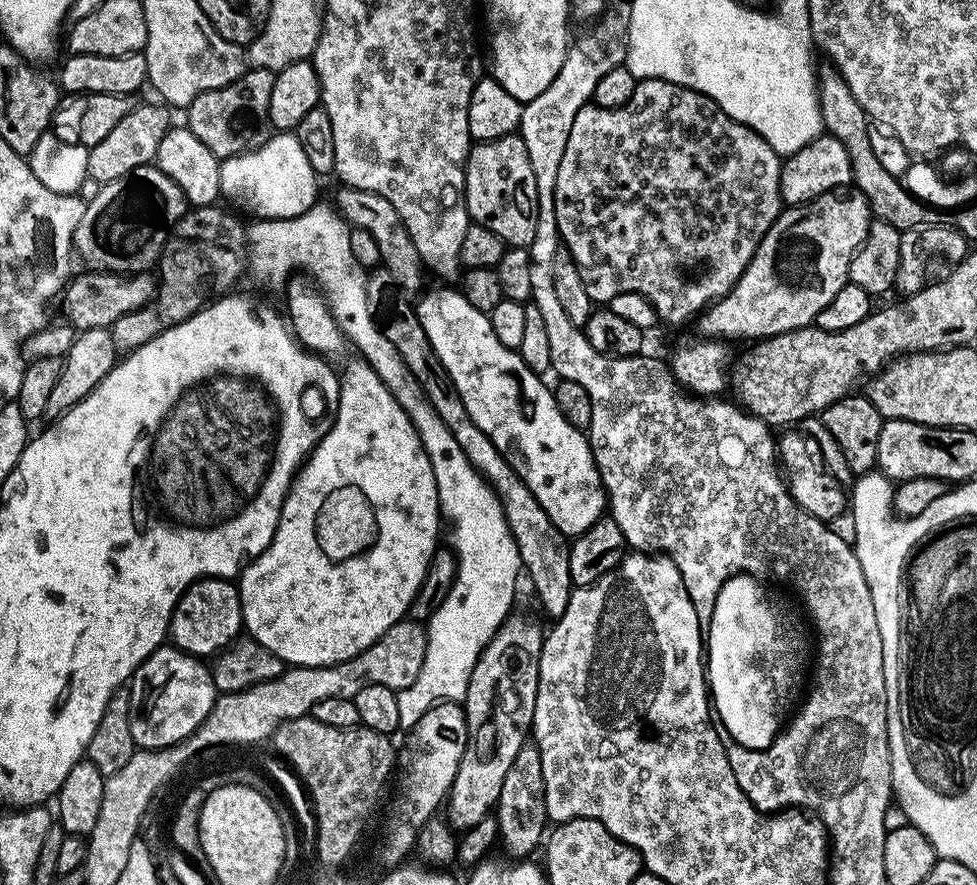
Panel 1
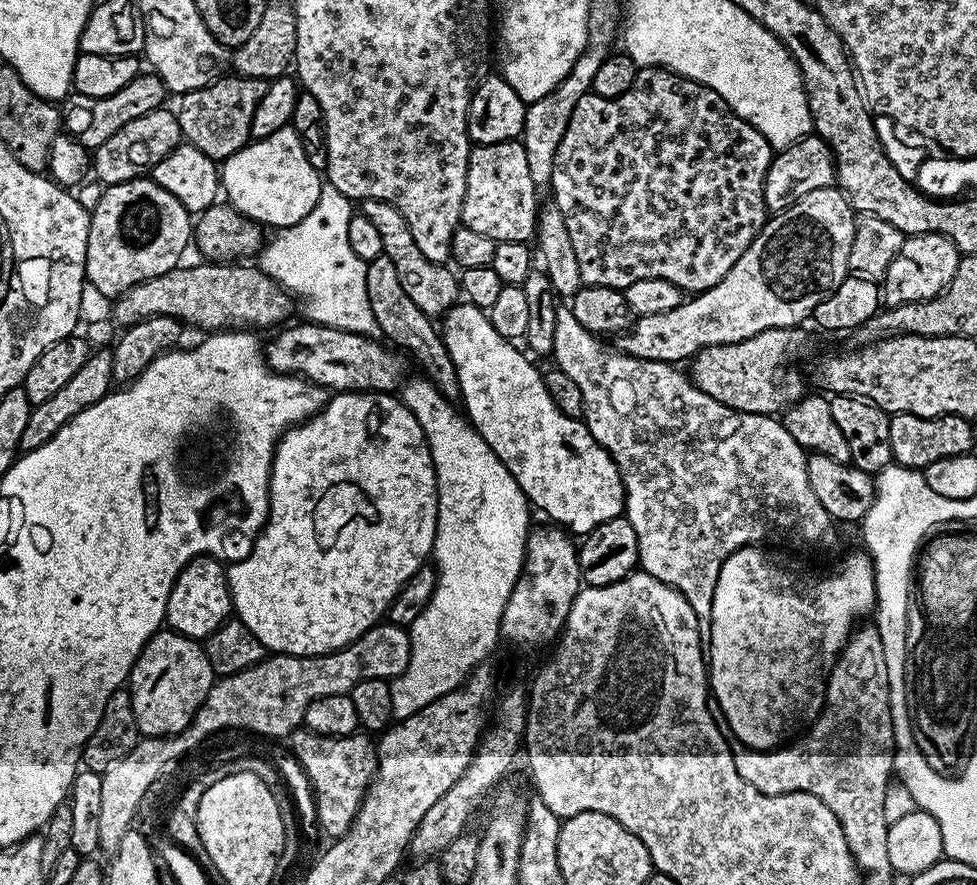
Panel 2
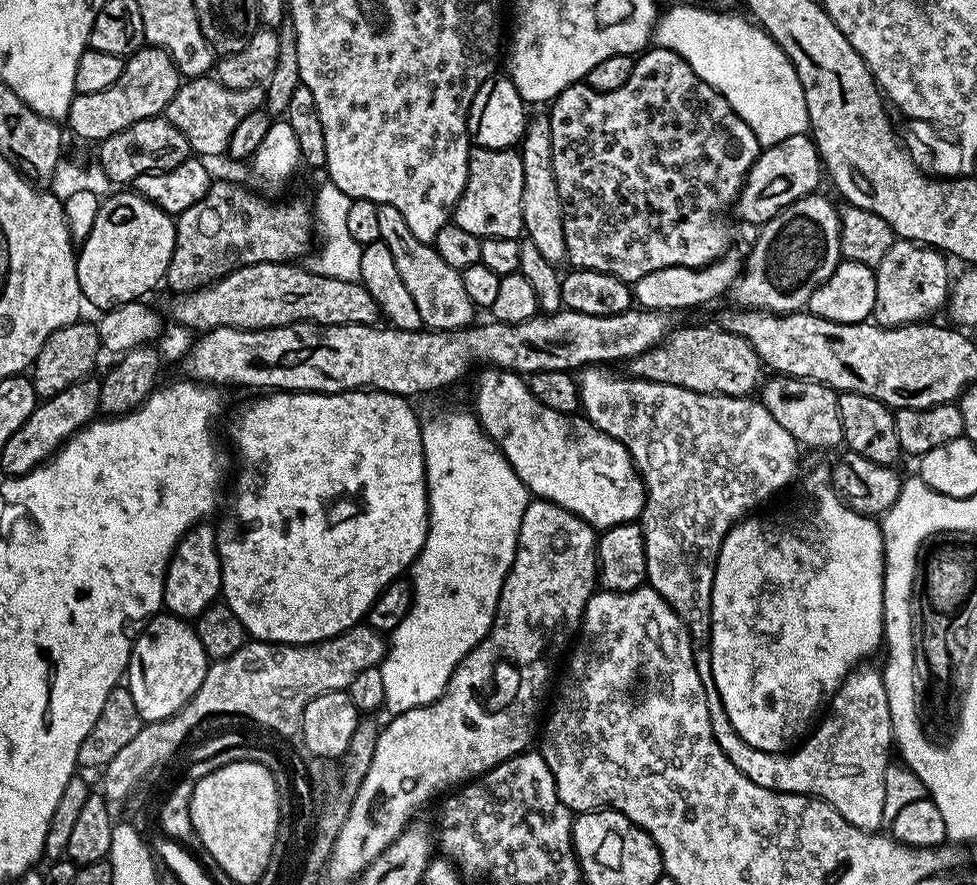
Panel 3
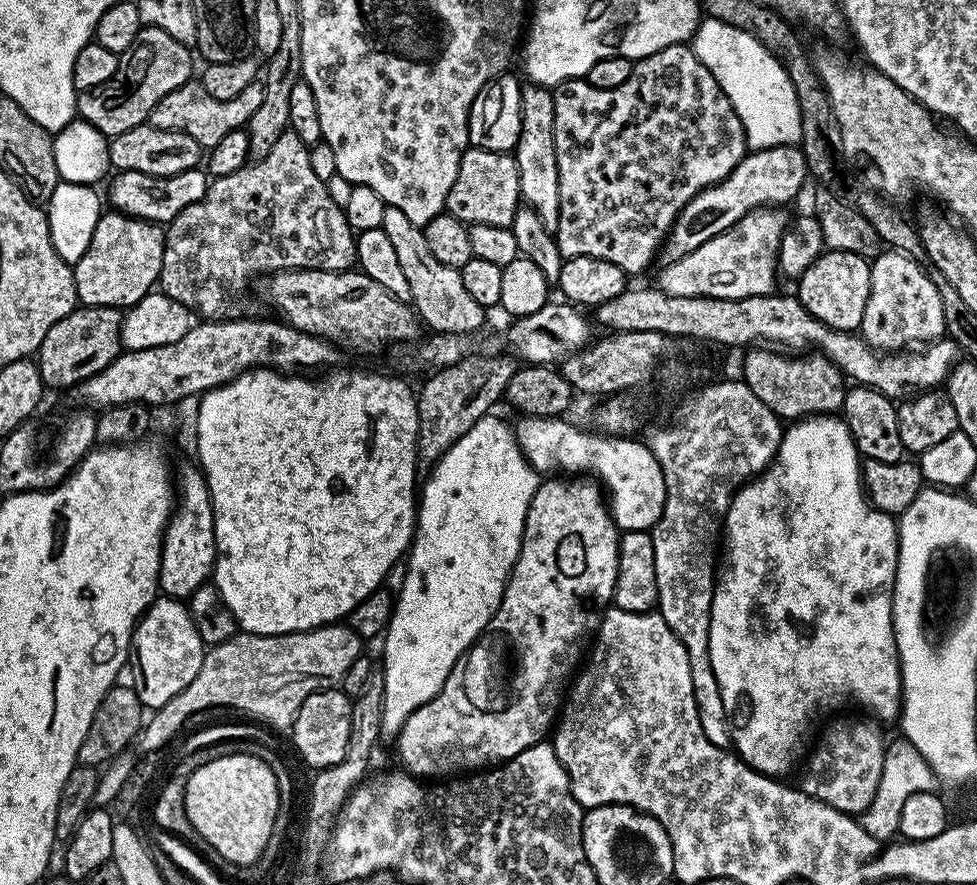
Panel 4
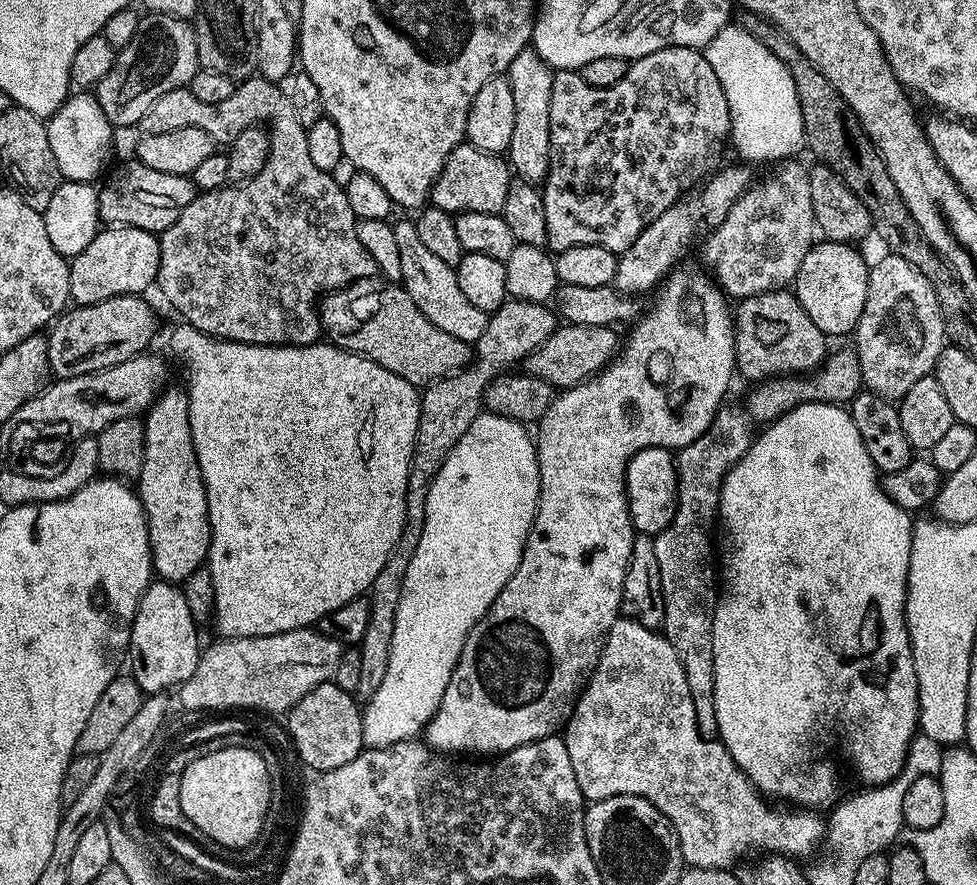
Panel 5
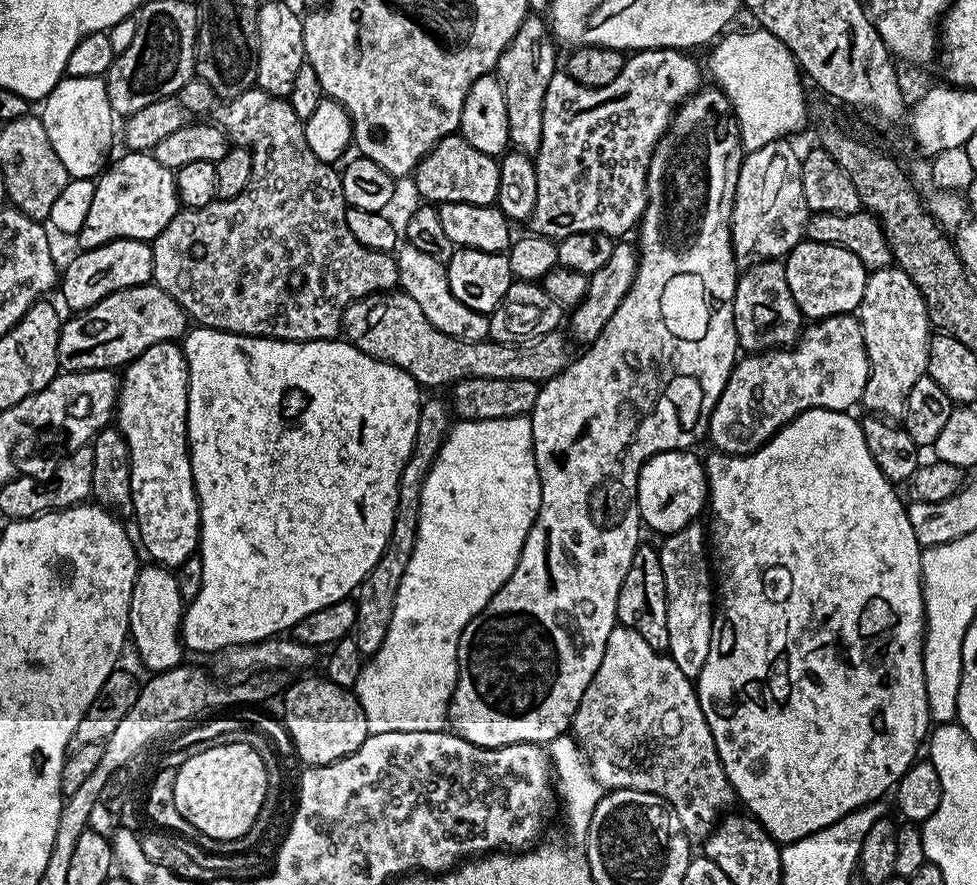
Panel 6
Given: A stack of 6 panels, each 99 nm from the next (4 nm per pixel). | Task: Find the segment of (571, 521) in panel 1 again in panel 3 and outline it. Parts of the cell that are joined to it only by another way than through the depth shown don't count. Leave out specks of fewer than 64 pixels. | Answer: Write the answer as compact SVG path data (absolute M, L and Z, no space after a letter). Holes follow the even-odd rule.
M491 366L485 367L481 372L484 373L476 384L474 415L533 497L549 500L570 510L597 530L639 521L640 515L644 513L646 489L625 444L595 428L583 415L563 416L558 410L542 406L542 402L538 402L538 398L534 398L534 394L528 389L528 381L521 373Z

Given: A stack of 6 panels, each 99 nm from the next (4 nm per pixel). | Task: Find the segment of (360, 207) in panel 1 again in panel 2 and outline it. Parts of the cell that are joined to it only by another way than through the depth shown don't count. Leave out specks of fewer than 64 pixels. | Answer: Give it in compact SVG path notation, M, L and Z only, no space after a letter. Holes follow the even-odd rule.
M365 200L362 204L362 215L370 218L370 222L374 222L378 234L382 234L384 255L390 258L390 262L394 262L400 275L402 290L406 290L406 294L410 294L414 306L418 306L418 310L422 310L433 318L440 318L447 314L462 296L457 273L451 267L430 262L430 258L426 258L426 254L422 254L422 250L418 250L407 222L402 218L402 214L398 214L398 210L394 206L381 200Z

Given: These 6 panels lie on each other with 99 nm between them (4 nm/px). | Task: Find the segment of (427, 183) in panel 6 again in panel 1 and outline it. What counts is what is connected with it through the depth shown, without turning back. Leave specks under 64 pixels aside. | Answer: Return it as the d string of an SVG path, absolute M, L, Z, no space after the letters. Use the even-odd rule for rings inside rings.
M519 134L471 145L464 165L464 201L468 207L469 221L486 226L486 230L494 230L494 234L498 234L505 245L528 248L534 242L534 234L538 230L538 186L534 182L530 154L526 154L526 142Z

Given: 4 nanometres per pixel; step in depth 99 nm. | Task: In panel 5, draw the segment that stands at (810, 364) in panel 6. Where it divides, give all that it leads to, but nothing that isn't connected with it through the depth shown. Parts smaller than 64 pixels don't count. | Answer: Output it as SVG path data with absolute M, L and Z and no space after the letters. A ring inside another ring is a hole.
M833 351L825 359L819 368L811 374L797 374L795 376L777 376L770 380L761 380L755 385L756 388L748 396L746 411L757 425L764 426L781 416L797 408L805 402L823 402L826 404L843 405L851 402L856 393L861 391L862 381L860 379L860 363L855 351L848 352Z

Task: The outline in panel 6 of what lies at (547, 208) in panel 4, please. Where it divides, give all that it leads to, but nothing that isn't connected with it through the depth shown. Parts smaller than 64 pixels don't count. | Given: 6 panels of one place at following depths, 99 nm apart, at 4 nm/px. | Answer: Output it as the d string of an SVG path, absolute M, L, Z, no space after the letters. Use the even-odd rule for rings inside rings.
M530 14L524 19L522 26L518 26L518 34L514 34L494 69L494 75L502 86L502 98L506 98L509 145L515 151L524 152L530 157L535 157L542 142L542 110L546 86L550 86L550 78L558 71L557 45L545 17L543 20L540 16L543 15Z

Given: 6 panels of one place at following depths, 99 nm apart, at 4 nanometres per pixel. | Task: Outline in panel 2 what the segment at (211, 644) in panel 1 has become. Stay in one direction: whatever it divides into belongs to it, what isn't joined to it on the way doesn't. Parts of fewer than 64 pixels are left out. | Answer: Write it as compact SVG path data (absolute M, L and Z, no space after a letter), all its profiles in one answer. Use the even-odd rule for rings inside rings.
M196 556L176 575L166 602L164 624L173 632L203 642L213 636L233 612L232 591L228 589L225 565L215 556Z

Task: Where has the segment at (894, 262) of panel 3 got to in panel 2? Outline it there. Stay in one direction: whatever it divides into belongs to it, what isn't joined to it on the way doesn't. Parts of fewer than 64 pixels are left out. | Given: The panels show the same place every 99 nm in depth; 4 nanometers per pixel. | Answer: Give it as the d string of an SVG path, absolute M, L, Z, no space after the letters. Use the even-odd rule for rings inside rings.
M926 232L917 236L905 235L902 246L890 262L882 281L882 304L884 308L897 308L910 302L930 300L947 289L954 278L961 258L960 249L942 234Z

